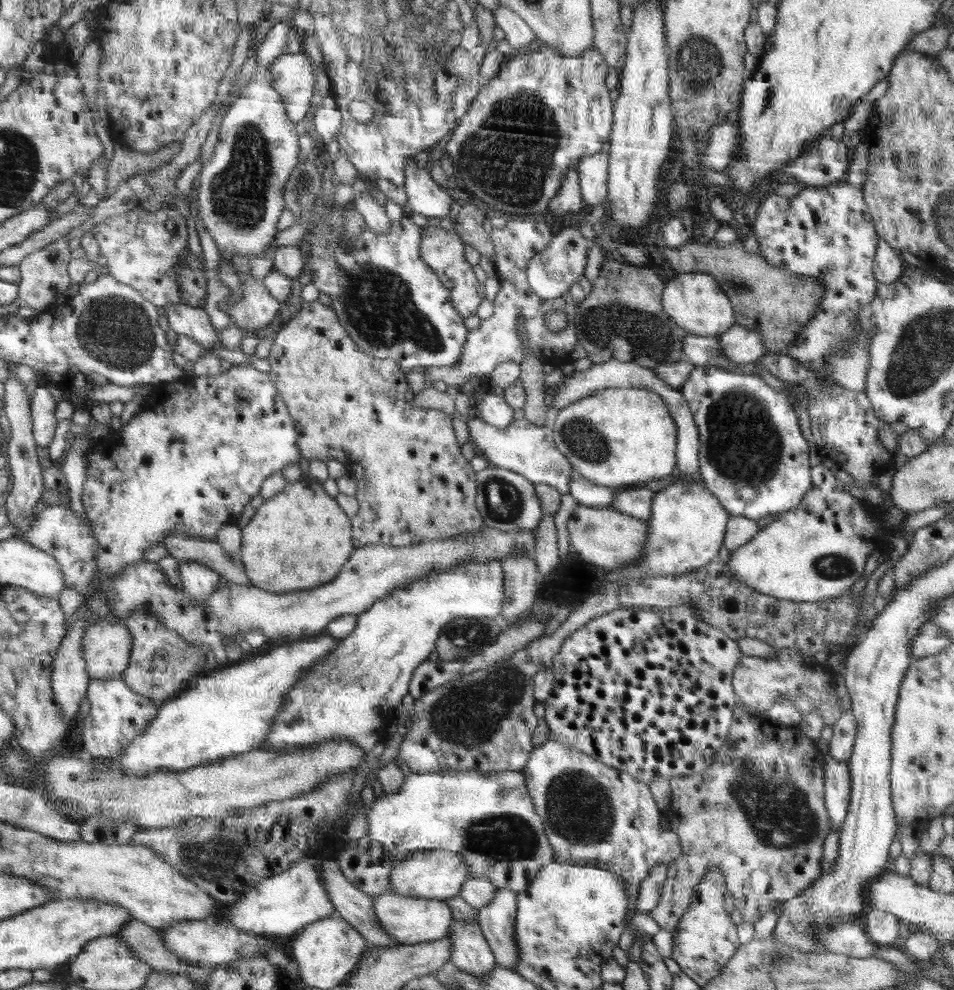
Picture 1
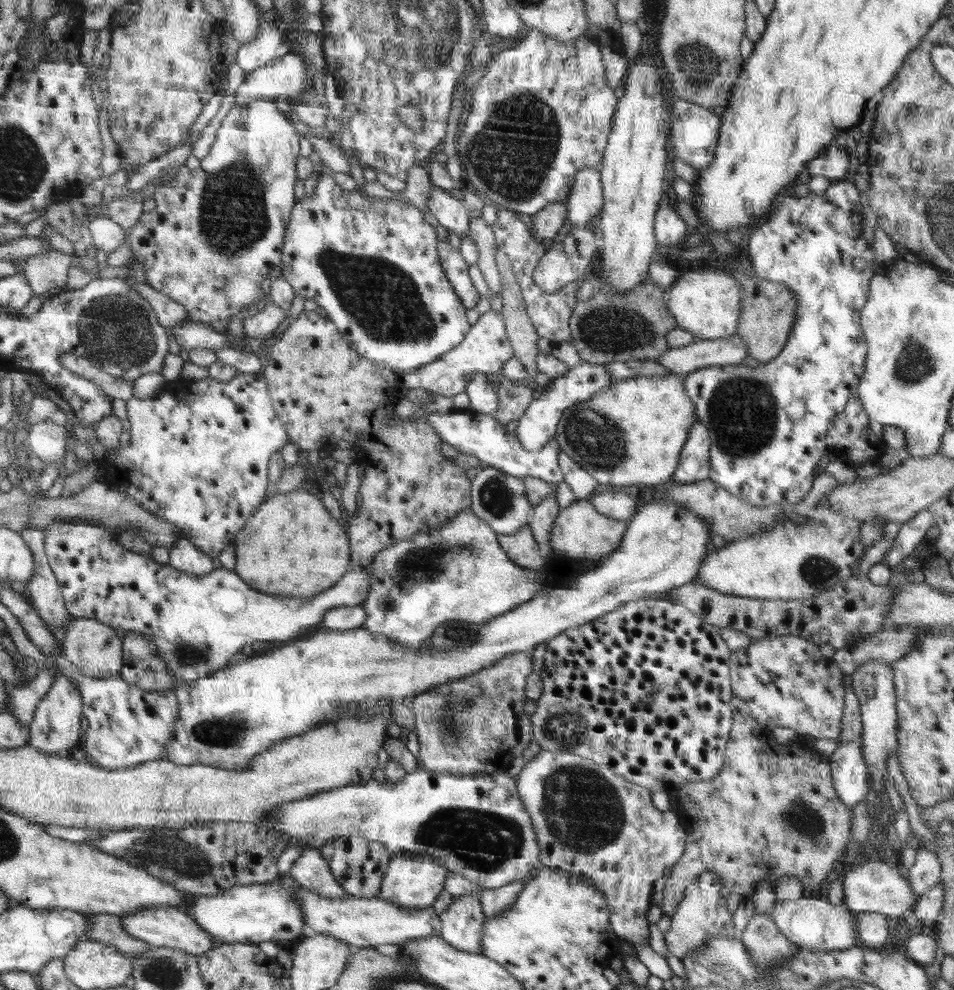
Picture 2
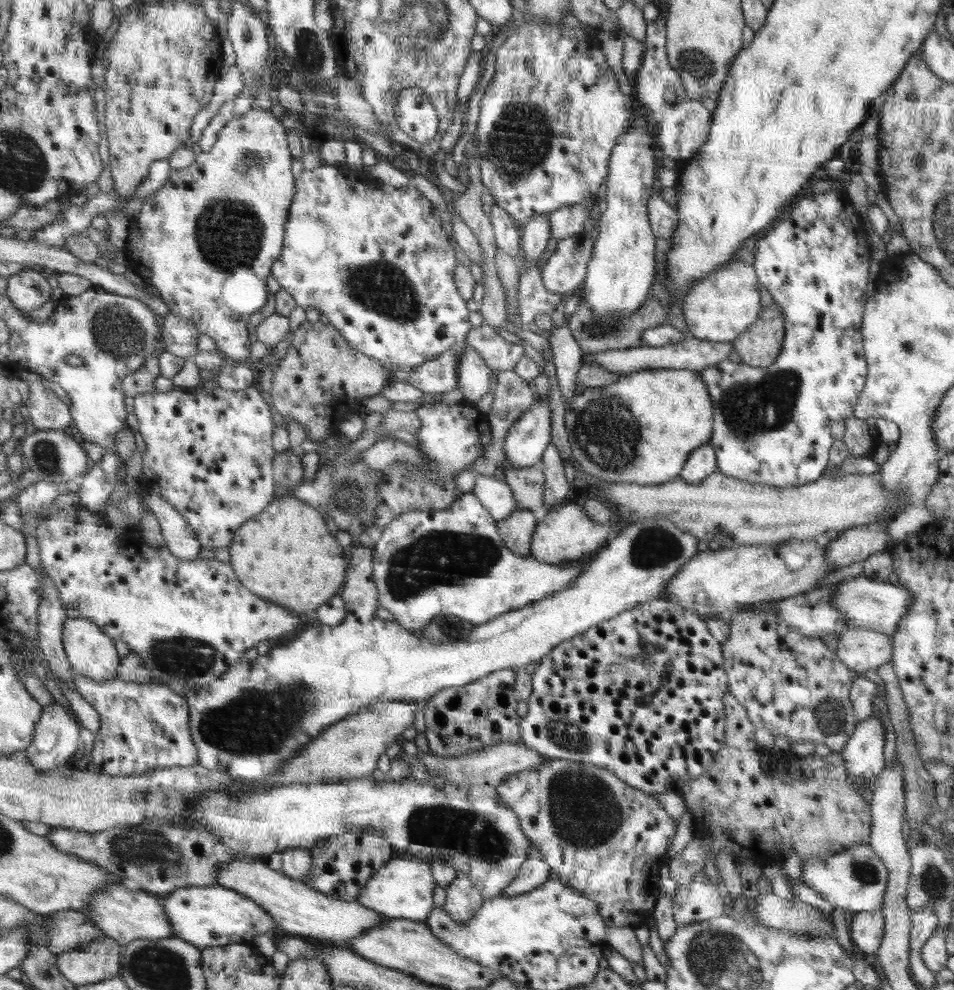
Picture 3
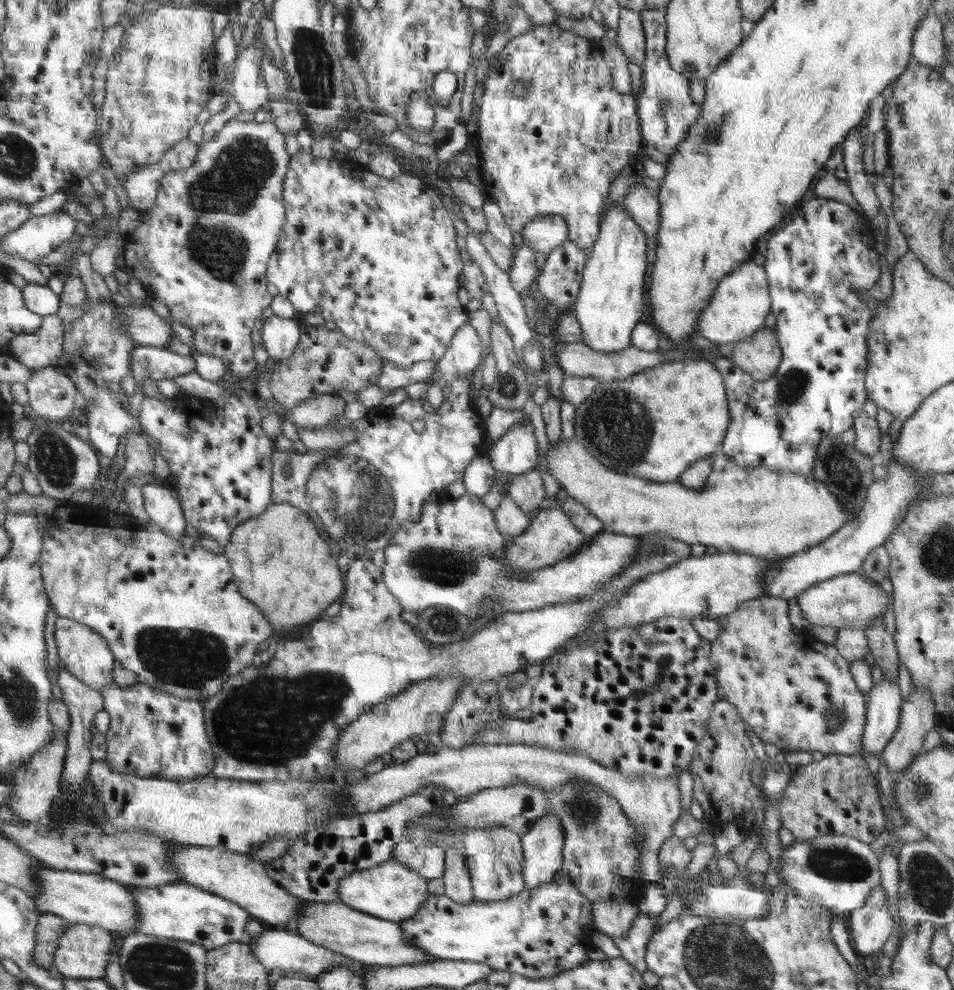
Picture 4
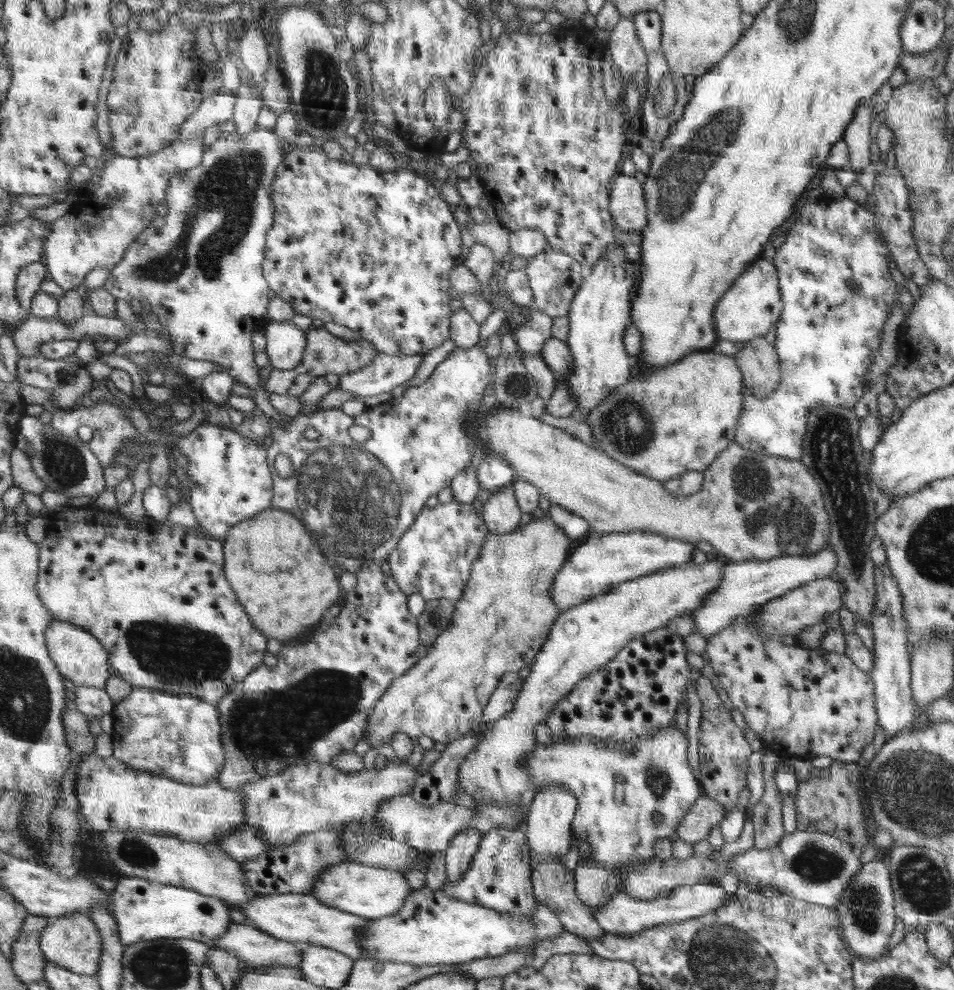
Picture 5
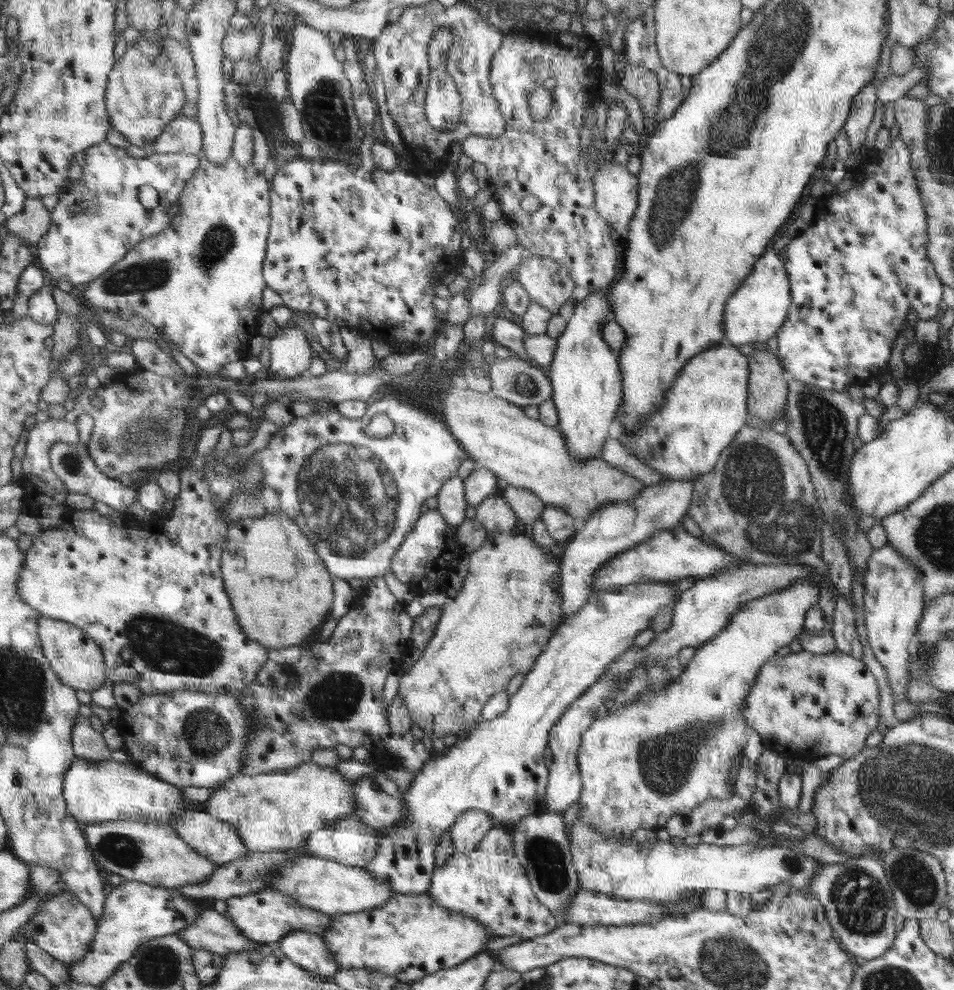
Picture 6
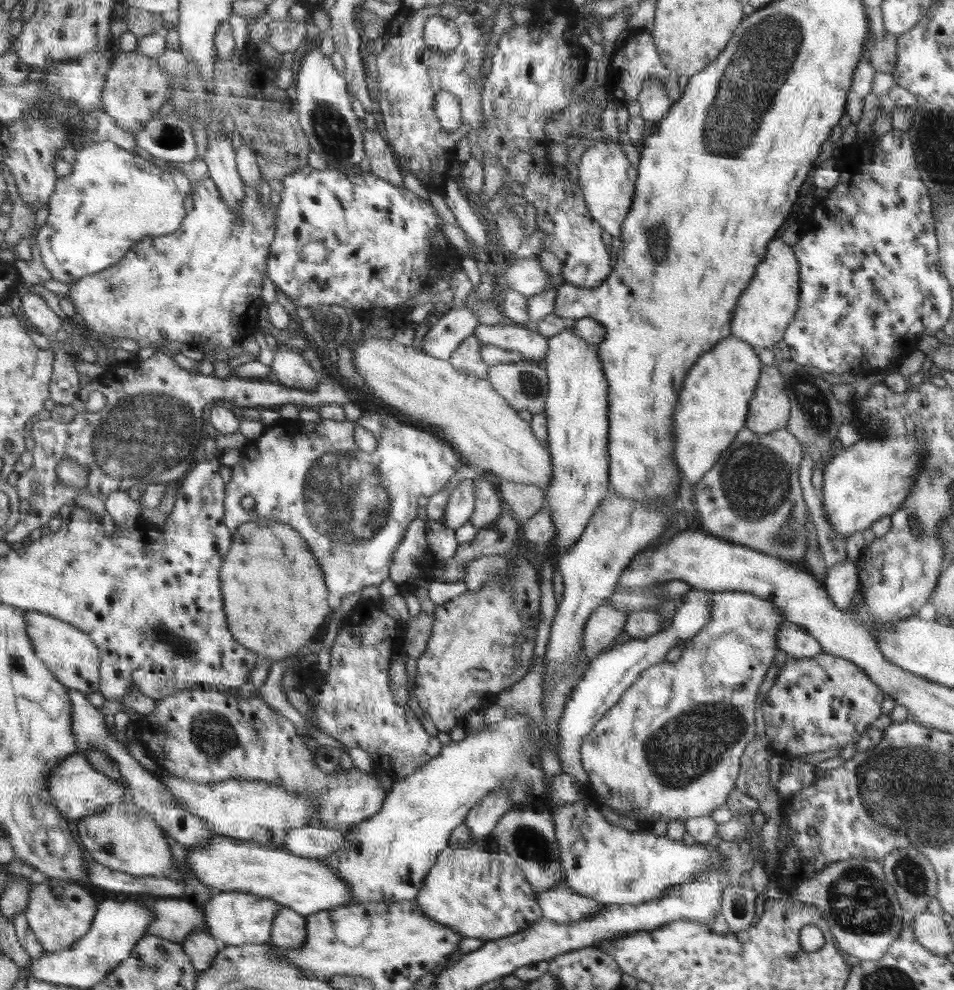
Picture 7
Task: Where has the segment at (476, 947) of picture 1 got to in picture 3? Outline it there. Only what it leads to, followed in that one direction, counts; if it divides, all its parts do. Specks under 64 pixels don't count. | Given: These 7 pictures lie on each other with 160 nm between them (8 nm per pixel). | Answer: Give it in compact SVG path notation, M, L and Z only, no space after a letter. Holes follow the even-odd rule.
M458 871L456 878L445 888L446 900L443 908L448 918L457 923L476 918L485 901L483 894L475 887L466 872Z

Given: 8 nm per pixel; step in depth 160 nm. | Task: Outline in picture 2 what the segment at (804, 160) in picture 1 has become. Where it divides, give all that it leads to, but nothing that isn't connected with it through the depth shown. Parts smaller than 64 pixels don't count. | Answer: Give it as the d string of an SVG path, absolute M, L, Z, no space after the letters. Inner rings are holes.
M836 140L828 145L823 155L806 164L811 176L823 176L830 182L848 178L849 166L849 150L846 147L838 146Z

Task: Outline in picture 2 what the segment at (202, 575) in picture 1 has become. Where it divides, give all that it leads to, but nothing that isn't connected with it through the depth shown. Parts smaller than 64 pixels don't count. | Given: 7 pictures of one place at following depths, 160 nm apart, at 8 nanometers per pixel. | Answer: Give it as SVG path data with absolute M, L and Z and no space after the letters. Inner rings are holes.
M186 535L178 537L173 547L169 548L170 566L197 577L214 570L212 557L201 551Z

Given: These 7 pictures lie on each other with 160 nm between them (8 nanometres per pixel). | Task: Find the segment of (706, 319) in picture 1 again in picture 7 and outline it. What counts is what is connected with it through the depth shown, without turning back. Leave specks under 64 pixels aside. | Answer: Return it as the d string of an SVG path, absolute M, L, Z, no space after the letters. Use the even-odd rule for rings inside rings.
M778 238L776 242L772 242L772 250L768 250L768 258L764 258L763 261L764 266L760 266L756 282L751 282L739 299L740 304L735 309L731 325L731 336L744 339L758 348L772 348L783 339L796 314L799 303L800 265L792 247Z

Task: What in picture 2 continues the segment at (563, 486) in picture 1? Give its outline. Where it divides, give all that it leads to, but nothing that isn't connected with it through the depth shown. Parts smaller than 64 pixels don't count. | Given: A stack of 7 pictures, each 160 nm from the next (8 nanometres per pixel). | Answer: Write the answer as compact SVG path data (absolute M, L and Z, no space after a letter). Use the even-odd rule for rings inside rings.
M455 410L449 413L431 412L426 414L428 424L440 435L440 439L446 444L451 444L458 452L462 454L472 454L477 456L485 466L494 467L503 470L507 475L522 477L536 477L544 479L546 482L558 485L563 481L563 472L559 467L558 453L560 452L559 442L555 437L547 441L547 443L538 450L527 450L523 447L522 442L514 435L509 435L506 438L506 428L502 422L494 420L491 415L484 413L470 414L470 412L456 412ZM482 426L488 426L488 432L480 432ZM494 428L494 436L496 440L490 442L488 436L492 434ZM484 434L484 436L482 436Z

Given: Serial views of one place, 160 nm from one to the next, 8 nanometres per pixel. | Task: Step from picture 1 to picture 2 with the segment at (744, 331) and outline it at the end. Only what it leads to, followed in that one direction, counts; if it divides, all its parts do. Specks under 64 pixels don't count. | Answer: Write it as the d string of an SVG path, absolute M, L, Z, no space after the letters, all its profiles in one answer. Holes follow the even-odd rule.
M735 333L728 338L696 339L691 345L669 348L656 361L670 372L685 377L708 366L740 365L748 351L747 343Z

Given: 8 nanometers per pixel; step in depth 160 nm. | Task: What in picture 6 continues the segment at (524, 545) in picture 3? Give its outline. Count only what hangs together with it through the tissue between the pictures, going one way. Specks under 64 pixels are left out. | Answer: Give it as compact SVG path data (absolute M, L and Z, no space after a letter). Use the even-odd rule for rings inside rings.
M493 494L476 506L475 519L488 533L510 533L518 516L506 498Z

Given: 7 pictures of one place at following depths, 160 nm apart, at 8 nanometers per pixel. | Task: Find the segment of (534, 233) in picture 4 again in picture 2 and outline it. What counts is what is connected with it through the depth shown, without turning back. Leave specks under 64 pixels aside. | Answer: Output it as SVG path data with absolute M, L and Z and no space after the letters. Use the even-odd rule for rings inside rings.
M586 167L579 170L571 197L567 197L568 216L574 227L587 227L588 221L600 215L603 208L603 185L600 168Z

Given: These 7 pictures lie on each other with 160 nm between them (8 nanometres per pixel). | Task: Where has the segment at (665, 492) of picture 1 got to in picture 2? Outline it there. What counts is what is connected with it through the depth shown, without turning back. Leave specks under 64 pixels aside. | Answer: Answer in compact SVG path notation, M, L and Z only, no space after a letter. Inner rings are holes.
M667 496L655 497L654 502L640 507L635 516L628 520L626 536L620 541L619 548L595 569L576 576L570 586L548 588L510 613L485 622L486 626L480 630L478 640L468 648L446 652L432 649L423 653L422 648L404 648L400 644L392 644L384 636L374 636L361 627L346 631L320 630L308 638L286 642L288 646L276 652L265 653L257 658L239 658L208 677L175 688L179 716L164 760L178 766L209 765L224 770L244 771L260 753L279 741L315 729L329 714L338 713L340 705L344 703L380 701L384 697L414 698L439 685L450 684L488 669L513 653L534 650L539 644L552 641L564 631L611 613L627 602L648 597L664 598L673 588L678 589L695 579L707 556L706 544L711 537L710 526L703 518L681 508Z

